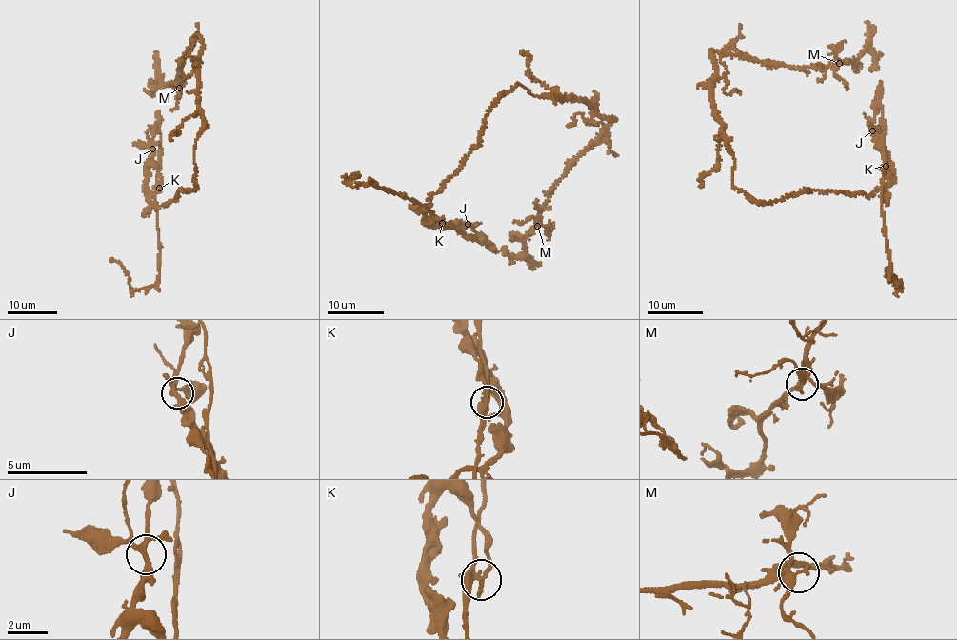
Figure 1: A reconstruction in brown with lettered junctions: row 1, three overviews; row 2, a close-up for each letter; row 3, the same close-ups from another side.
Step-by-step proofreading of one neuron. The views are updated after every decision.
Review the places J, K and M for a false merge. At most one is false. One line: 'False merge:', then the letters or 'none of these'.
False merge: K

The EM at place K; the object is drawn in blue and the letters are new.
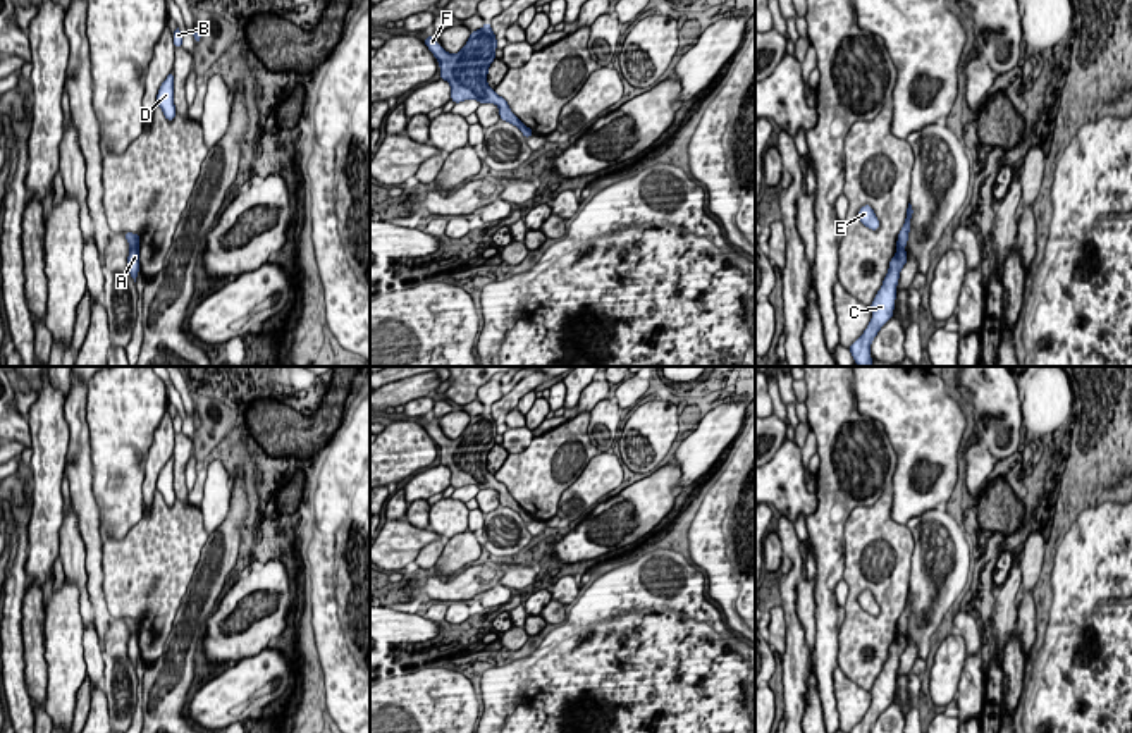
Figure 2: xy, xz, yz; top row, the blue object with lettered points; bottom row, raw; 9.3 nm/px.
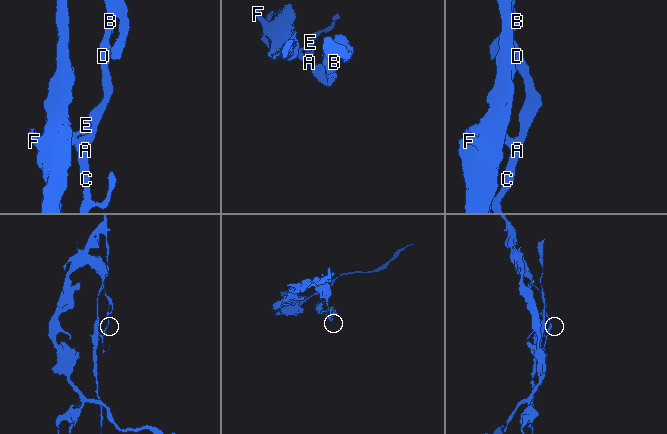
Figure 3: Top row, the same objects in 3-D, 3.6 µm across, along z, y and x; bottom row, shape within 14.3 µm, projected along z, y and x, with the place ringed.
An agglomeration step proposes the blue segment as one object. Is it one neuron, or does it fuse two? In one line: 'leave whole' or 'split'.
split

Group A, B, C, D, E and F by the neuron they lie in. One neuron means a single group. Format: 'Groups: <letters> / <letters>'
Groups: A C E F / B D

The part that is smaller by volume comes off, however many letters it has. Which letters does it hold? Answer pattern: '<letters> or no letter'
A, C, E, F

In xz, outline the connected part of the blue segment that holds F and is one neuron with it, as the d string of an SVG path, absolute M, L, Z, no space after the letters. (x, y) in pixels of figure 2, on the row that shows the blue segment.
M485 22L482 29L471 31L466 45L454 55L447 53L442 45L437 43L435 34L423 41L439 62L440 79L451 84L451 100L454 103L464 100L495 103L499 107L501 120L516 127L523 124L511 112L508 102L487 84L489 67L495 60L497 48L490 22Z

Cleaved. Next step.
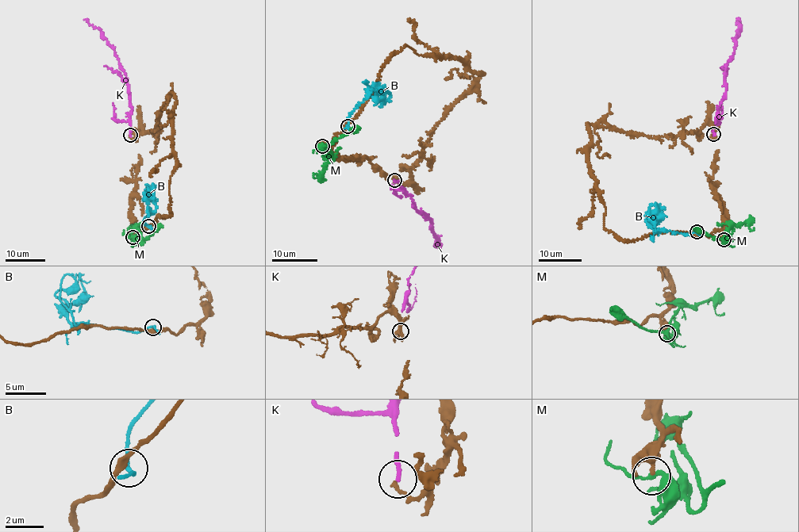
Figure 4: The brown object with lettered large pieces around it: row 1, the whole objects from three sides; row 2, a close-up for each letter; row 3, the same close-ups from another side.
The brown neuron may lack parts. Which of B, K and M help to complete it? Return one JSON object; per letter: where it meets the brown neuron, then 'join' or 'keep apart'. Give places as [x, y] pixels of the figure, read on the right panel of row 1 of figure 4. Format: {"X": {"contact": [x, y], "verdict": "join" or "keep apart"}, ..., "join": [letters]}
{"B": {"contact": [697, 231], "verdict": "keep apart"}, "K": {"contact": [713, 134], "verdict": "keep apart"}, "M": {"contact": [724, 239], "verdict": "keep apart"}, "join": []}

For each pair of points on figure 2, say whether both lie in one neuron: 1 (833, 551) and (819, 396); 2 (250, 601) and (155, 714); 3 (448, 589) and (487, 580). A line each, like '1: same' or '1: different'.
1: same
2: different
3: same

